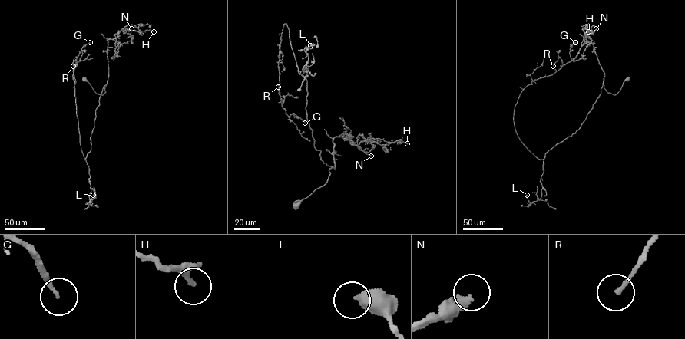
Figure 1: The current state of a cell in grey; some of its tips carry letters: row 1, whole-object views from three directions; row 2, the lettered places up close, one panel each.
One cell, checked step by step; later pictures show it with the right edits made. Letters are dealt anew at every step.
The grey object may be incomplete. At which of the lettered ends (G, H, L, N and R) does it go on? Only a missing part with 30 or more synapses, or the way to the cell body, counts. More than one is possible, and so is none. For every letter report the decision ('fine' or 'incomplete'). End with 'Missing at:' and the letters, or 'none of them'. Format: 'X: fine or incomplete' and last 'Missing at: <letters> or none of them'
G: incomplete
H: fine
L: fine
N: incomplete
R: fine
Missing at: G, N

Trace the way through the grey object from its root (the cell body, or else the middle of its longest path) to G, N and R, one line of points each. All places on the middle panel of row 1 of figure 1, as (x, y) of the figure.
G: (296, 205), (326, 182), (332, 166), (314, 146), (307, 81), (284, 24), (280, 99), (289, 116), (305, 123)
N: (296, 205), (326, 182), (329, 169), (332, 166), (335, 169), (335, 137), (347, 137), (371, 156)
R: (296, 205), (326, 182), (332, 166), (314, 146), (307, 81), (286, 24), (278, 62), (282, 103), (278, 87)

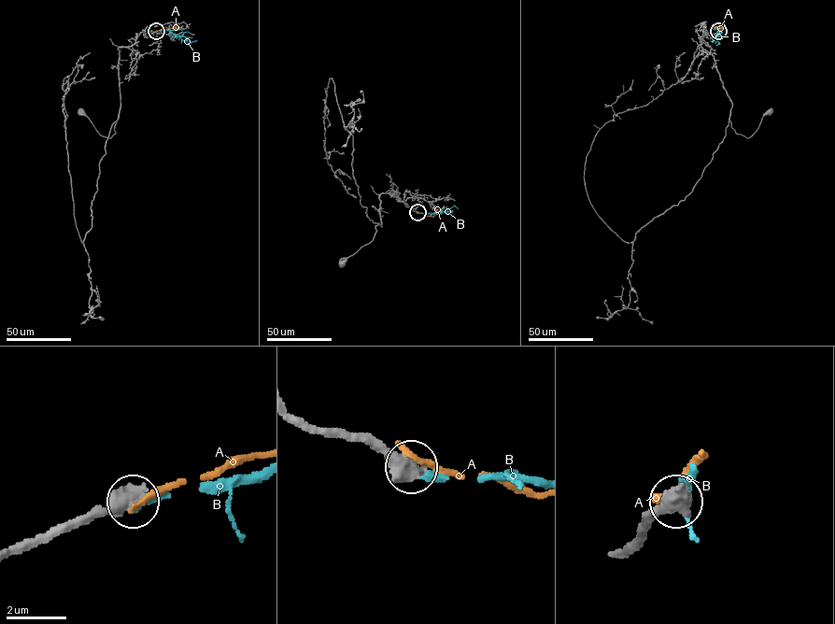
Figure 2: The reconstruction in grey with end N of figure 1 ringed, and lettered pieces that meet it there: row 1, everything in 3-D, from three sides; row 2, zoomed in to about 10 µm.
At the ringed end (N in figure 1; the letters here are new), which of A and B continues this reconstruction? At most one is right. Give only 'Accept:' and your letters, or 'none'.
Accept: B

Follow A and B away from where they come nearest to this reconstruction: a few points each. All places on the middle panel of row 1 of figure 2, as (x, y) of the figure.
A: (417, 212), (433, 217), (444, 205)
B: (417, 212), (440, 213), (454, 205), (458, 209)

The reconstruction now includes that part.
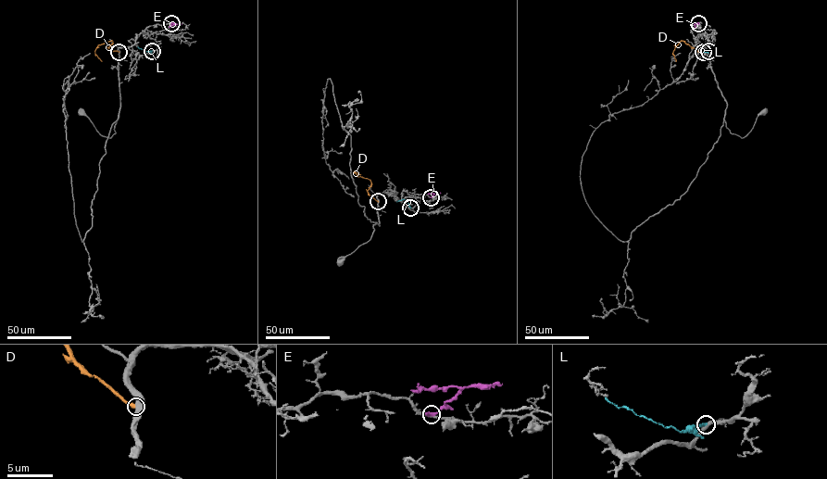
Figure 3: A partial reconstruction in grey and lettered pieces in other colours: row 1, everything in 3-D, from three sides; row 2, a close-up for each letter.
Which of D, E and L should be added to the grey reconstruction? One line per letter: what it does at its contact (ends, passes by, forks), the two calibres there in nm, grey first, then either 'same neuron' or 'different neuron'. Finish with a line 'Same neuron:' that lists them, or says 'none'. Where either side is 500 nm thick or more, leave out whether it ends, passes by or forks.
D: it ends; calibres 480 and 320 nm; different neuron
E: it ends; calibres 240 and 400 nm; different neuron
L: it ends; calibres 260 and 200 nm; different neuron
Same neuron: none

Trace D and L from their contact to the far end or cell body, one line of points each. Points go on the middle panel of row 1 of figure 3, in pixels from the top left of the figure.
D: (378, 201), (368, 192), (370, 181), (354, 172), (360, 174)
L: (410, 207), (406, 199), (396, 202)

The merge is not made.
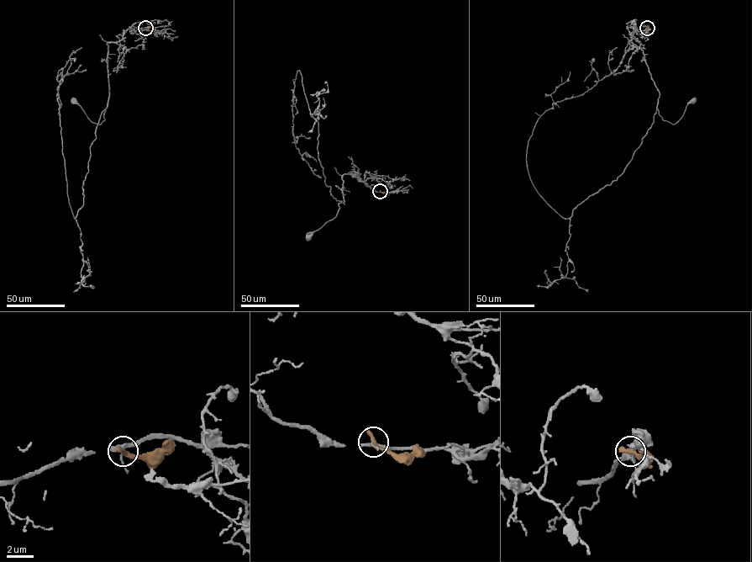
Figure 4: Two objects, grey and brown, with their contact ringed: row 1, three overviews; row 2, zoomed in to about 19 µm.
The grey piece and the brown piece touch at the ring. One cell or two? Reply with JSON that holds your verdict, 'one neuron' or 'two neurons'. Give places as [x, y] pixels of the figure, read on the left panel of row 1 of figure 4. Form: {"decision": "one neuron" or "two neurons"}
{"decision": "two neurons"}

